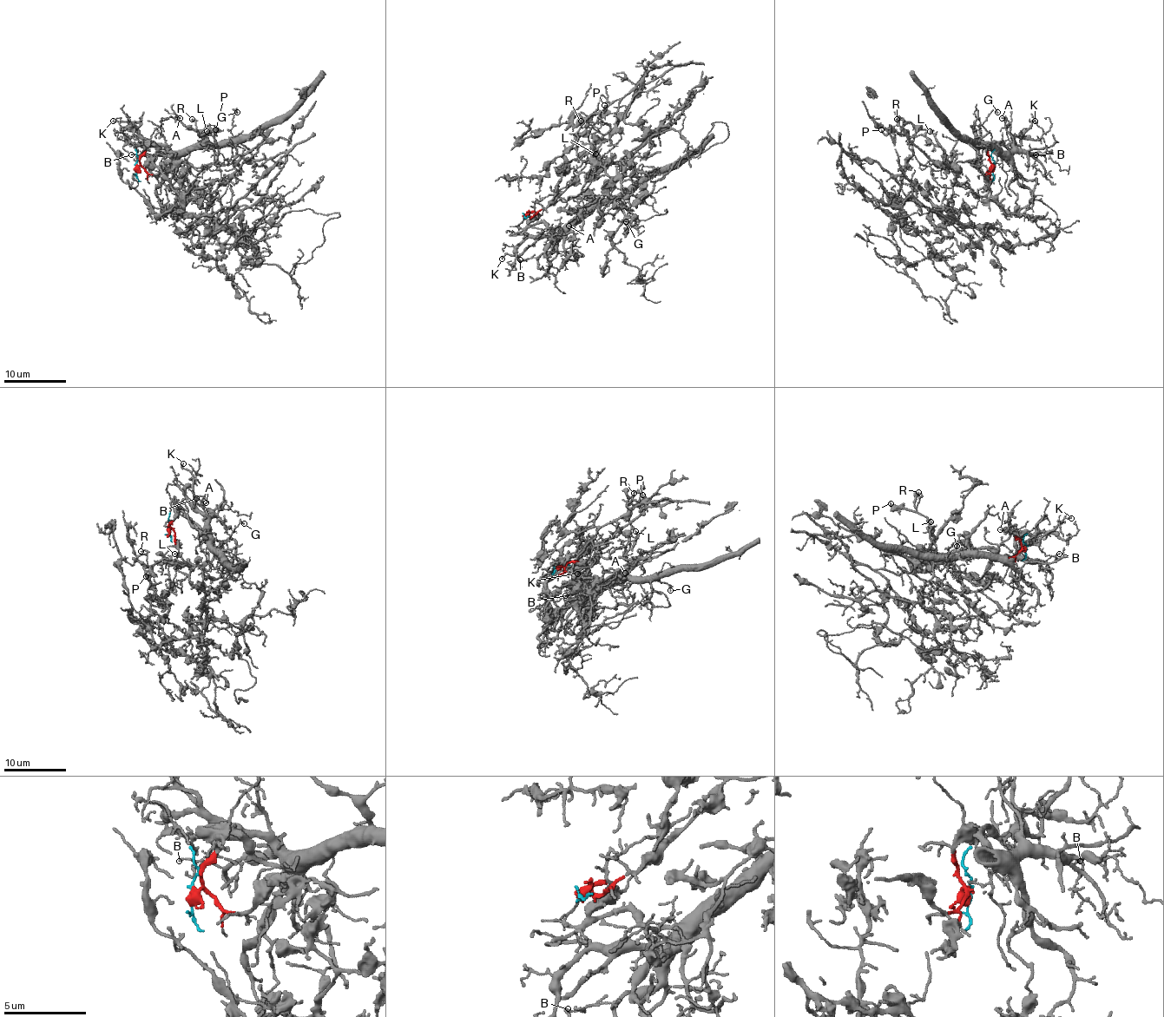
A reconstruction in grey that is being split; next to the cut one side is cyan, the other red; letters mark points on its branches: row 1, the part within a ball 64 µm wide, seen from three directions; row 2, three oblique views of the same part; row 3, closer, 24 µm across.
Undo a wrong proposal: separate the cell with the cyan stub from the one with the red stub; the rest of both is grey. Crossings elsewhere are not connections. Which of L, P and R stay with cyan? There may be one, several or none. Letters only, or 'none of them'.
none of them

